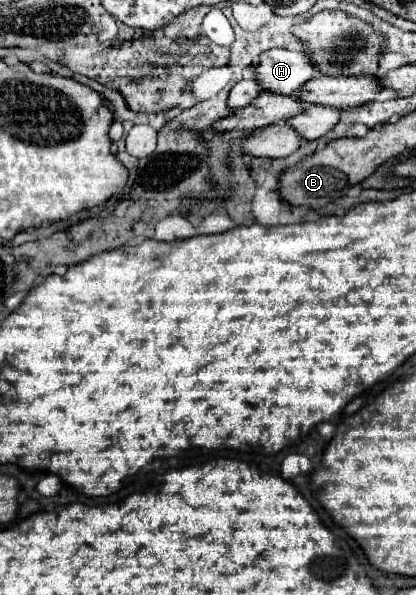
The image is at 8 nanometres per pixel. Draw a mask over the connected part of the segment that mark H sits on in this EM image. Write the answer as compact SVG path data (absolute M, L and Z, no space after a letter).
M270 49L260 55L260 63L256 65L256 81L264 91L278 93L278 95L290 95L298 91L300 85L304 85L308 79L318 75L318 69L308 63L308 57L304 51L286 51L286 49Z

